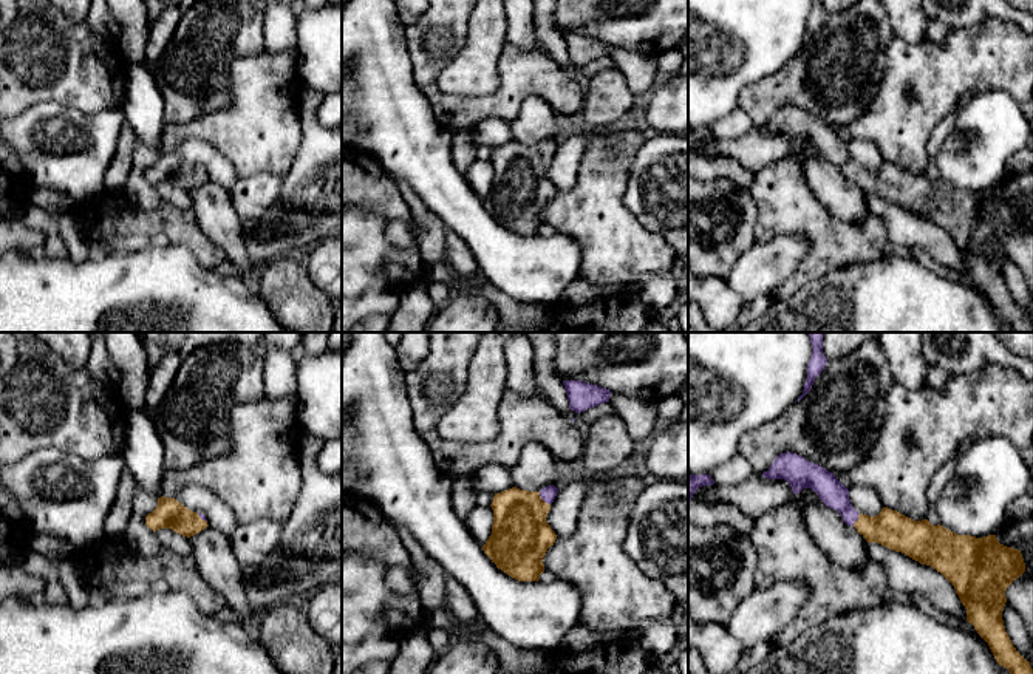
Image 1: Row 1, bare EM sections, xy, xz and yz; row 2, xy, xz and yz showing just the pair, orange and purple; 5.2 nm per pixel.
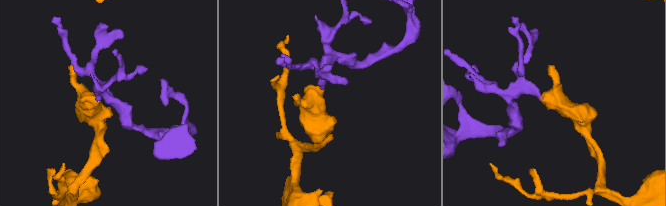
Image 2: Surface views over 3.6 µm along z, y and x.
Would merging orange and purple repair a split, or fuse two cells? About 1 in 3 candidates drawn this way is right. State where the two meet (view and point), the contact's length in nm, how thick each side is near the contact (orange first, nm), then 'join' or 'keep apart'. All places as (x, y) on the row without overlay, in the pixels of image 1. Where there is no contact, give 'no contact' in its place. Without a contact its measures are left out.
contact xz (542, 153); length 90 nm; calibres 300 and 80 nm; join

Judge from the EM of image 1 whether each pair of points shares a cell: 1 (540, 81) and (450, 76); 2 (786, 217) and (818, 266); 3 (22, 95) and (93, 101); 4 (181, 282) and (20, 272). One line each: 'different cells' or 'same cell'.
1: different cells
2: same cell
3: same cell
4: same cell

